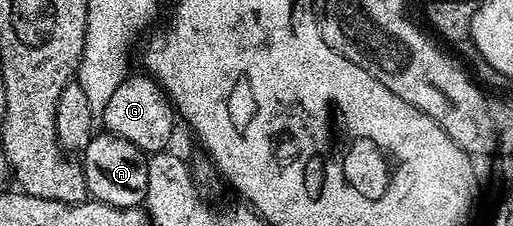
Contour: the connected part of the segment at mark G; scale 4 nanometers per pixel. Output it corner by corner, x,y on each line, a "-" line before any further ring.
149,74
142,76
127,75
126,79
116,87
116,92
109,99
103,116
100,119
105,131
111,136
119,136
132,146
136,146
142,152
153,154
167,151
170,139
174,136
174,120
176,113
174,105
166,97
166,91
162,89
157,80

